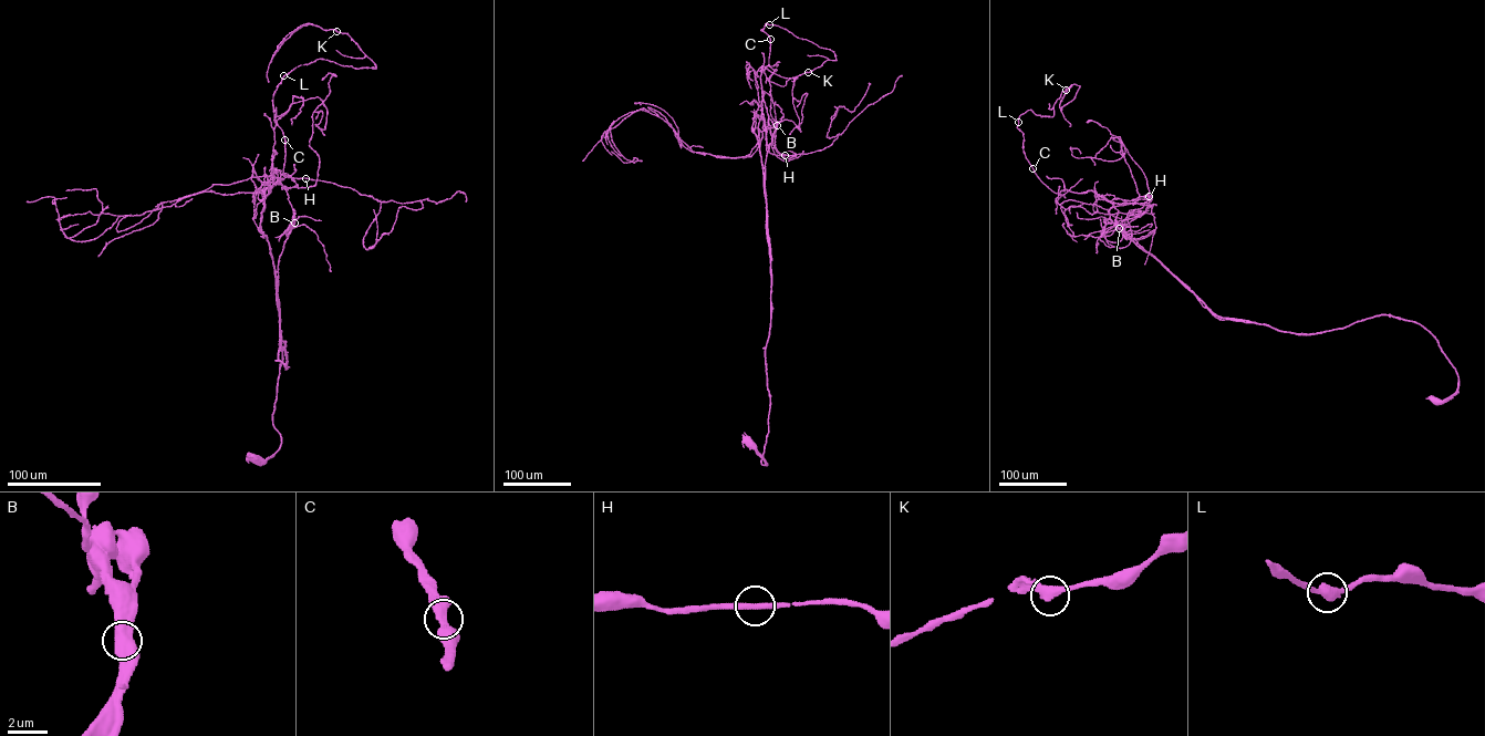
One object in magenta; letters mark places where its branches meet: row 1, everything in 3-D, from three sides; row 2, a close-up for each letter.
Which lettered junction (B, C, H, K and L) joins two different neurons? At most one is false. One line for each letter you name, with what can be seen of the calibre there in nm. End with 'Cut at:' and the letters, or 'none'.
B: 650 nm
Cut at: B

